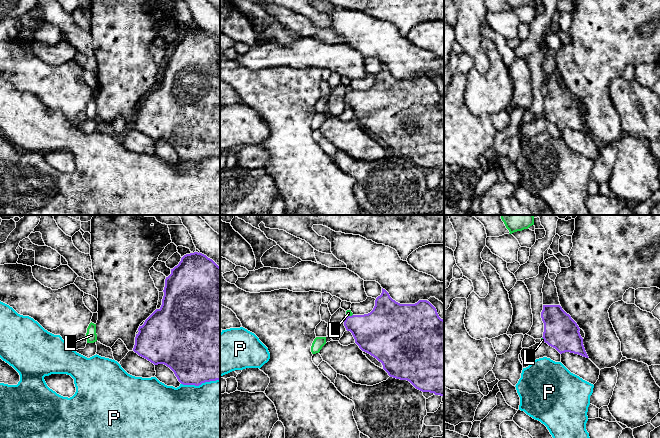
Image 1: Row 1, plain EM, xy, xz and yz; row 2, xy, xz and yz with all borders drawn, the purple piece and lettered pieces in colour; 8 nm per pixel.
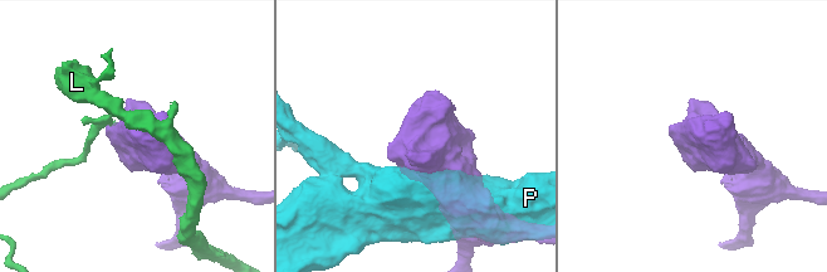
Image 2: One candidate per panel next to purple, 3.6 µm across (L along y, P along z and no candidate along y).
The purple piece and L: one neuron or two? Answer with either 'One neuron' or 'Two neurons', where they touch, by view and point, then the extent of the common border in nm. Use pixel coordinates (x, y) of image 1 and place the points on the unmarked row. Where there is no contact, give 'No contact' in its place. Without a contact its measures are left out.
Two neurons. Touches purple at xz (349, 92). Shared border 60 nm

